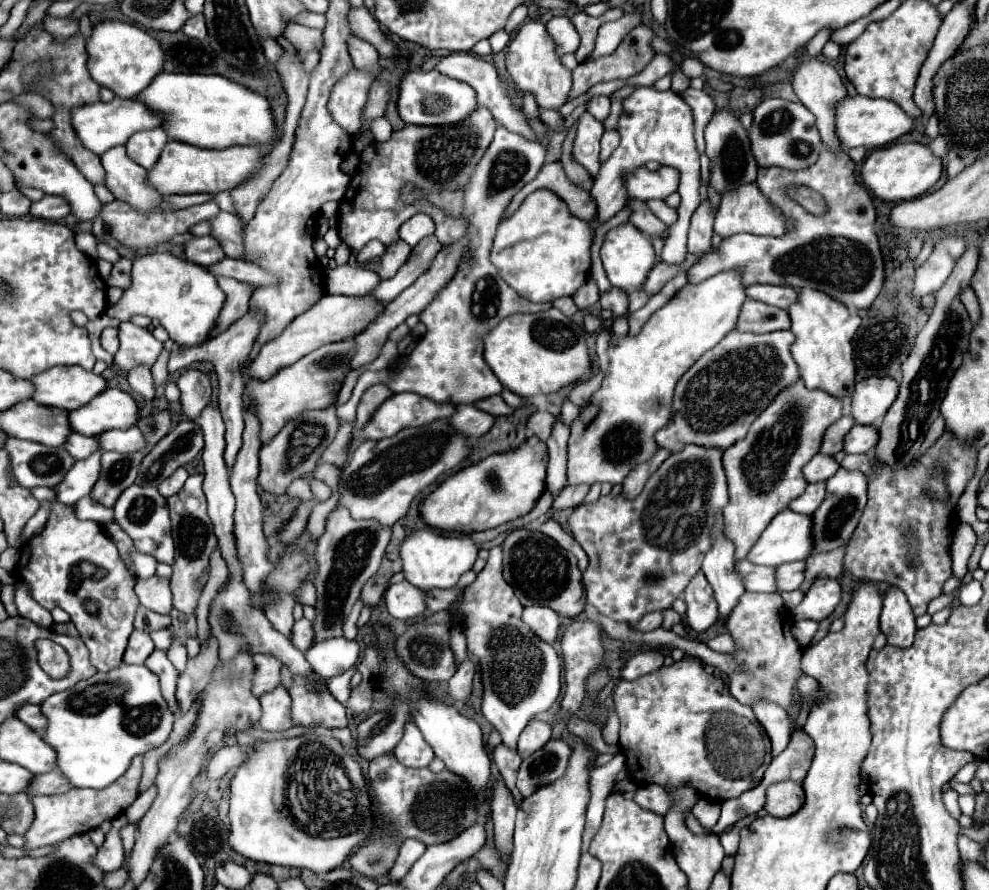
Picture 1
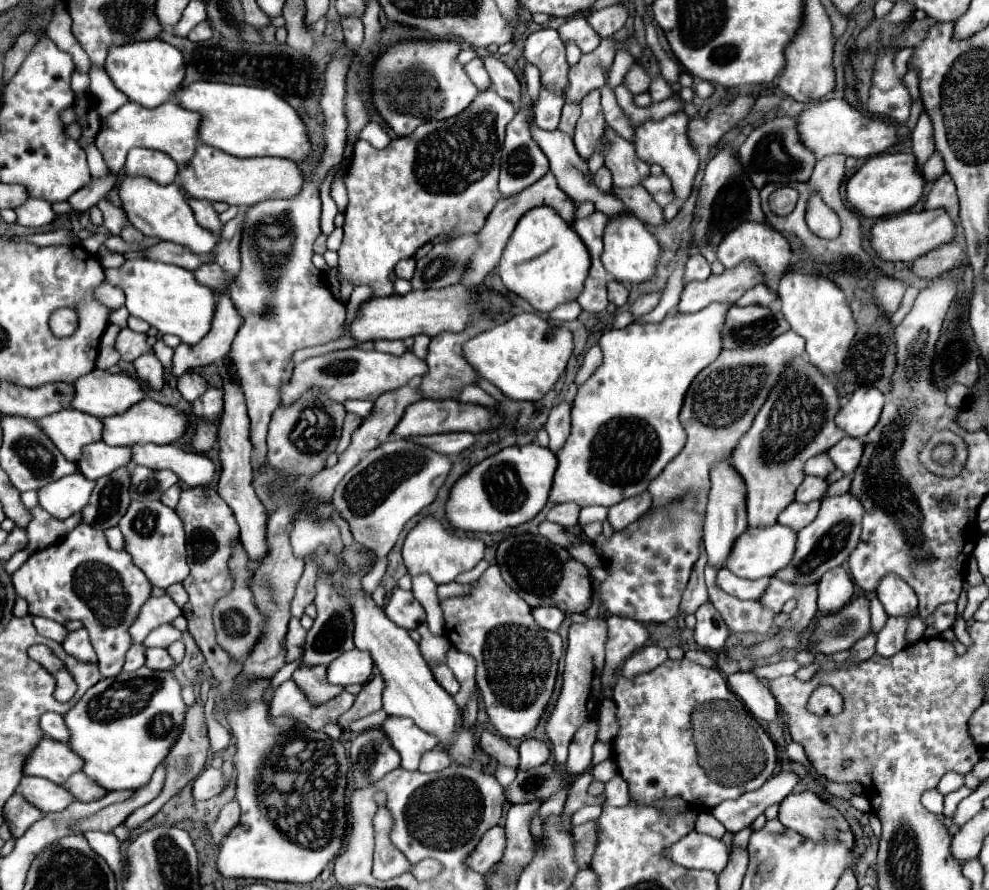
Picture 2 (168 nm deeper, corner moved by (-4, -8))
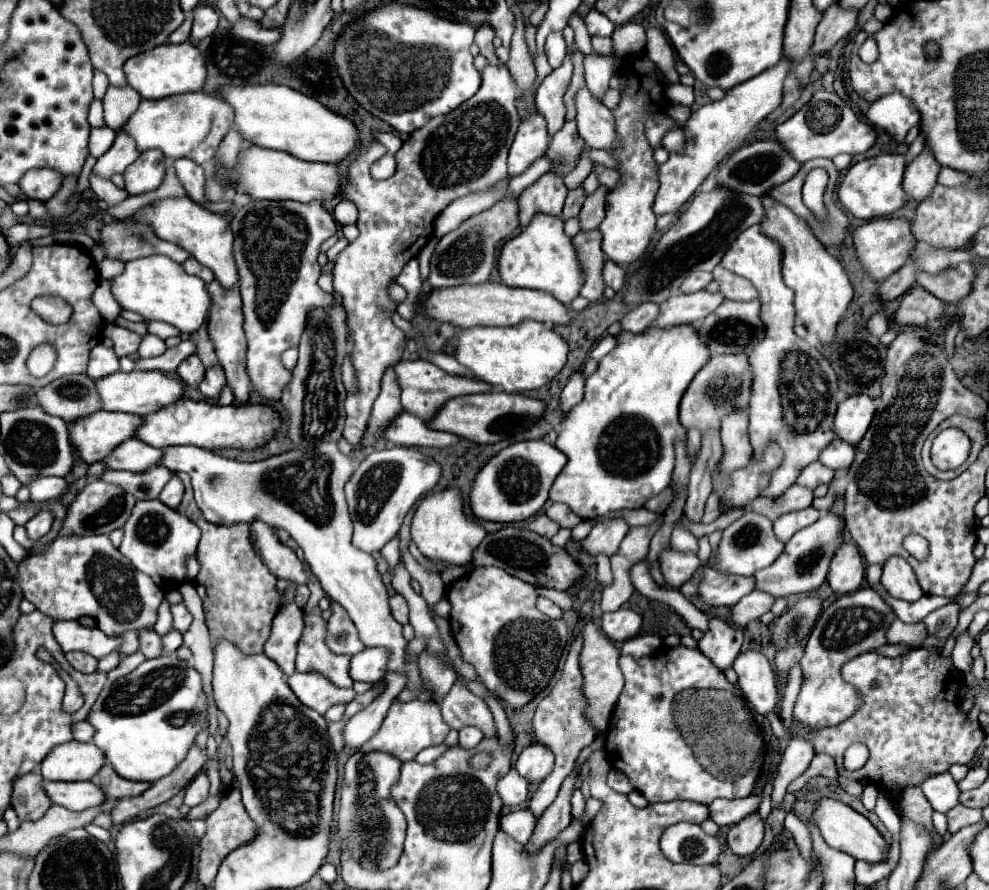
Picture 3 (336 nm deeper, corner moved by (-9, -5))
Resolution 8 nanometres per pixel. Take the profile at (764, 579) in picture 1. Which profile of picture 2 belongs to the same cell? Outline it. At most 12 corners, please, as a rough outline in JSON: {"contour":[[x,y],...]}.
{"contour":[[723,567],[717,583],[737,599],[761,599],[769,579],[739,579]]}

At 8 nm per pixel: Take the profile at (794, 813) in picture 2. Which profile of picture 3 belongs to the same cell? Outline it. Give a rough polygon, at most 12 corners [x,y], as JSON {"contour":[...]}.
{"contour":[[822,798],[812,820],[828,846],[872,864],[890,846],[866,816]]}

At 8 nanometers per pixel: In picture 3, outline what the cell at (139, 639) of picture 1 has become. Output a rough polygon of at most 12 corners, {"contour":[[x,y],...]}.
{"contour":[[140,652],[122,658],[118,668],[108,672],[114,682],[136,670],[146,658]]}

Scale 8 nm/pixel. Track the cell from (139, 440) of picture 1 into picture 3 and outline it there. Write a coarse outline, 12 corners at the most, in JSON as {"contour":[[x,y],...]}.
{"contour":[[338,442],[258,462],[168,446],[208,522],[286,530],[364,646],[420,690]]}

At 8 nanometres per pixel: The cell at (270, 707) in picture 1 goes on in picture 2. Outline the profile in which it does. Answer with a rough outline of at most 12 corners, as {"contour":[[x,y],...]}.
{"contour":[[289,679],[277,687],[271,717],[289,717],[319,731],[353,705],[343,691],[315,707]]}

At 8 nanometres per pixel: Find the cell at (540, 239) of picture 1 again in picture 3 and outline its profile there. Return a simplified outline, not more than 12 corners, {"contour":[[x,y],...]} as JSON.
{"contour":[[534,216],[502,246],[506,286],[566,306],[582,268],[562,218]]}

